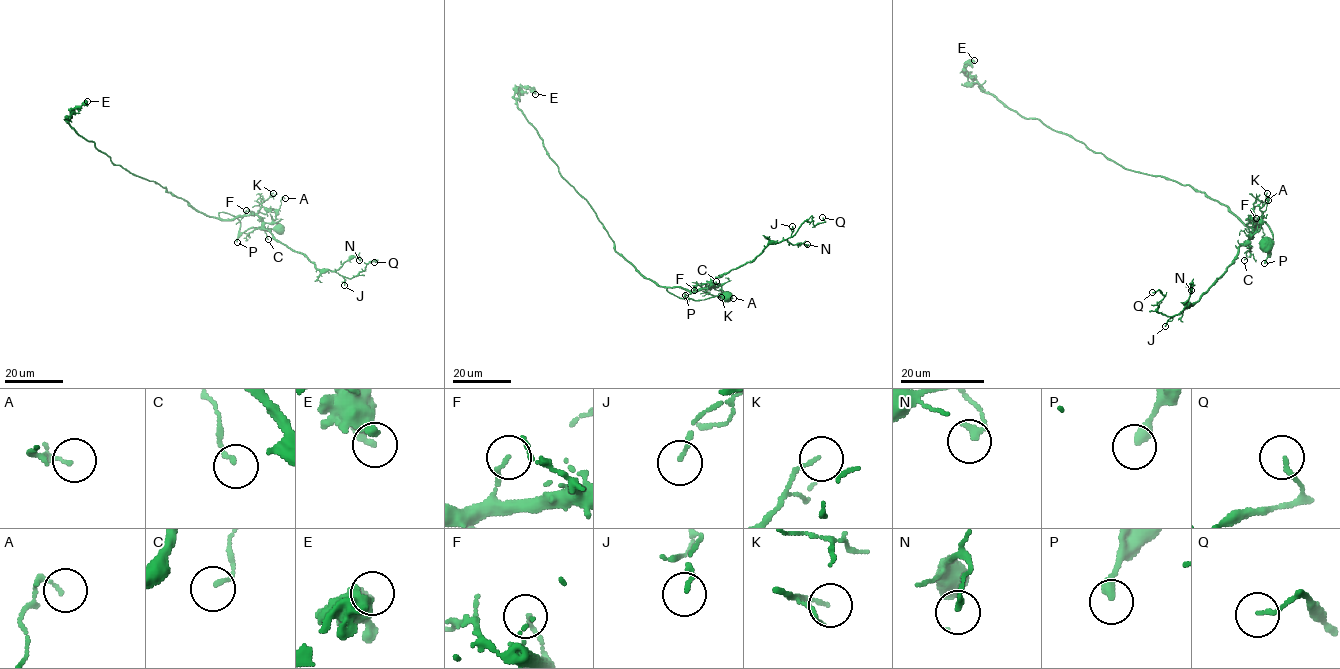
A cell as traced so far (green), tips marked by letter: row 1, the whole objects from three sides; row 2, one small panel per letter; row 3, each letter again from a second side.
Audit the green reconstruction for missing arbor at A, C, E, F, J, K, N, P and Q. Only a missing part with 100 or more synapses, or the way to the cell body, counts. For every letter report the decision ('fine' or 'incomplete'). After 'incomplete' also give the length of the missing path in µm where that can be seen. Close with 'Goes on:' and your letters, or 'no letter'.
A: fine
C: fine
E: fine
F: fine
J: fine
K: fine
N: fine
P: fine
Q: fine
Goes on: no letter

